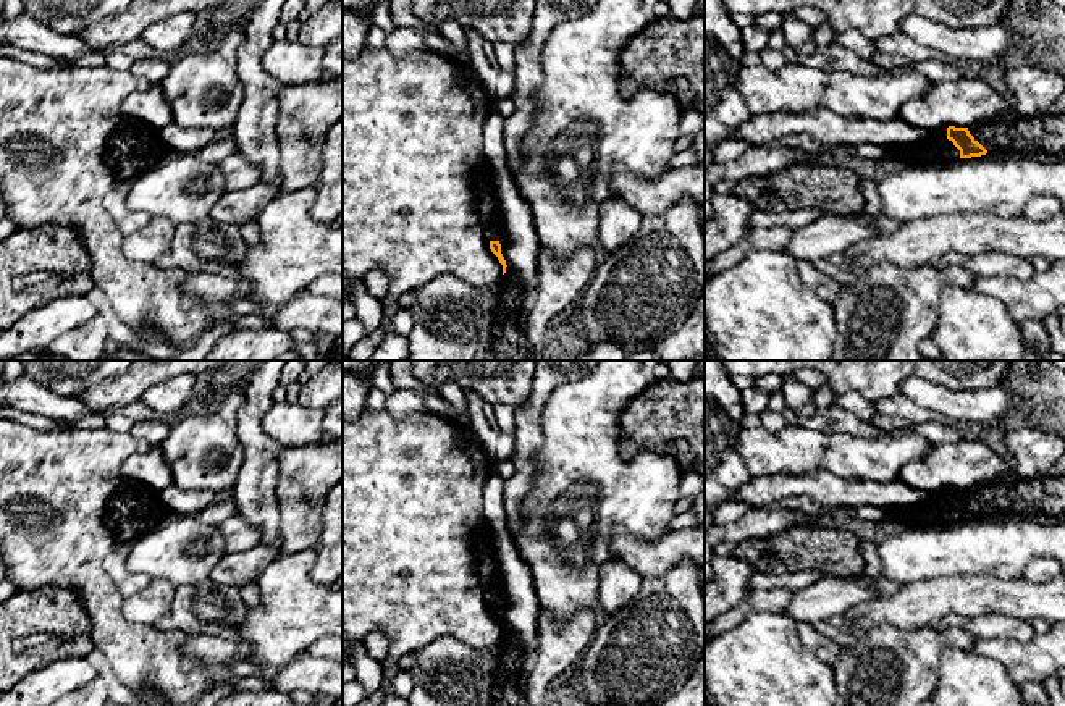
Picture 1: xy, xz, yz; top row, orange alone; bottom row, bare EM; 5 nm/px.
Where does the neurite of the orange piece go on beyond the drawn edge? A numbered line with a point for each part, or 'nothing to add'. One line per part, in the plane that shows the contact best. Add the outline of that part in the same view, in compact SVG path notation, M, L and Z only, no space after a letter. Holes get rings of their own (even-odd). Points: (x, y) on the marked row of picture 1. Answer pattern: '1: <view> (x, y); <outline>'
1: yz (1041, 134); M1065 113L1002 115L968 128L987 153L1065 155Z
2: yz (936, 149); M947 128L931 131L921 142L894 147L902 165L942 165L960 158L960 150L947 139Z

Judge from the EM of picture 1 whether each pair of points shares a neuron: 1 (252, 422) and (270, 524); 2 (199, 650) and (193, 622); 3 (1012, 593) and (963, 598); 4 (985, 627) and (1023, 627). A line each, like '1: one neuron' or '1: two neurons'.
1: one neuron
2: two neurons
3: one neuron
4: one neuron

